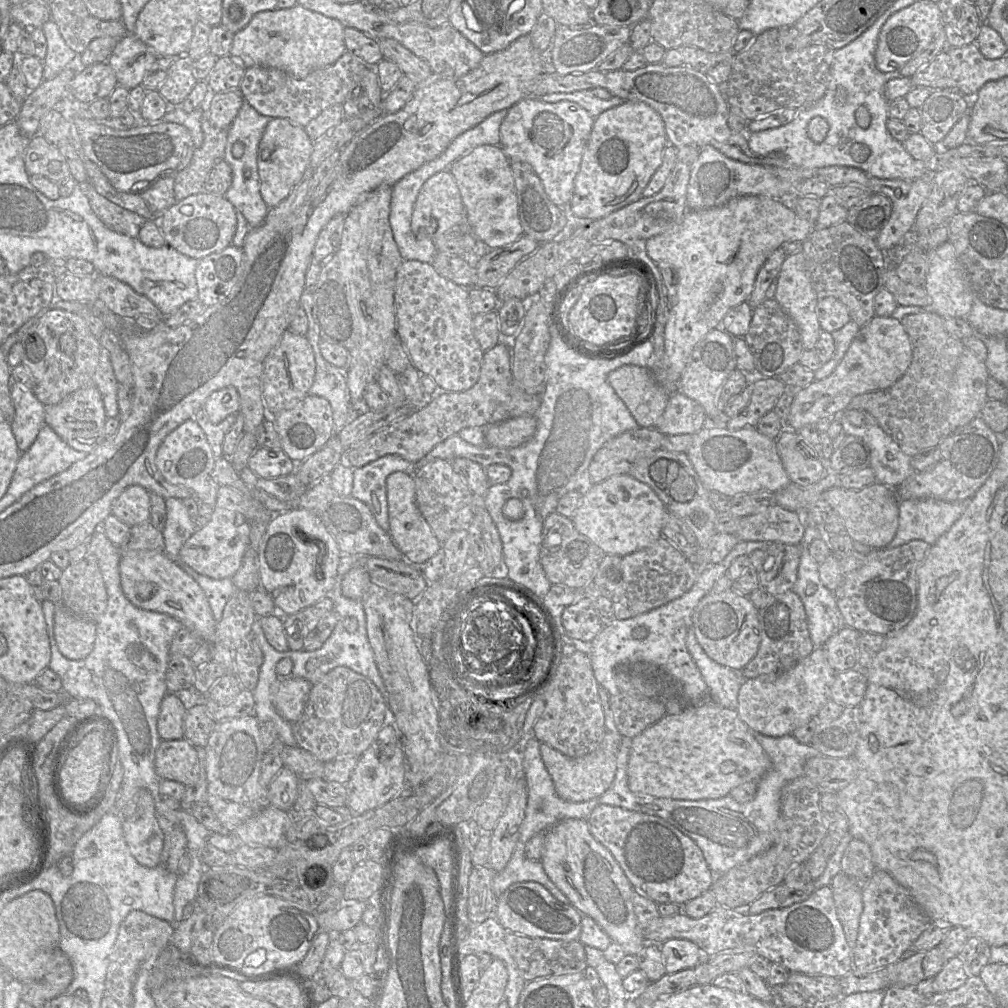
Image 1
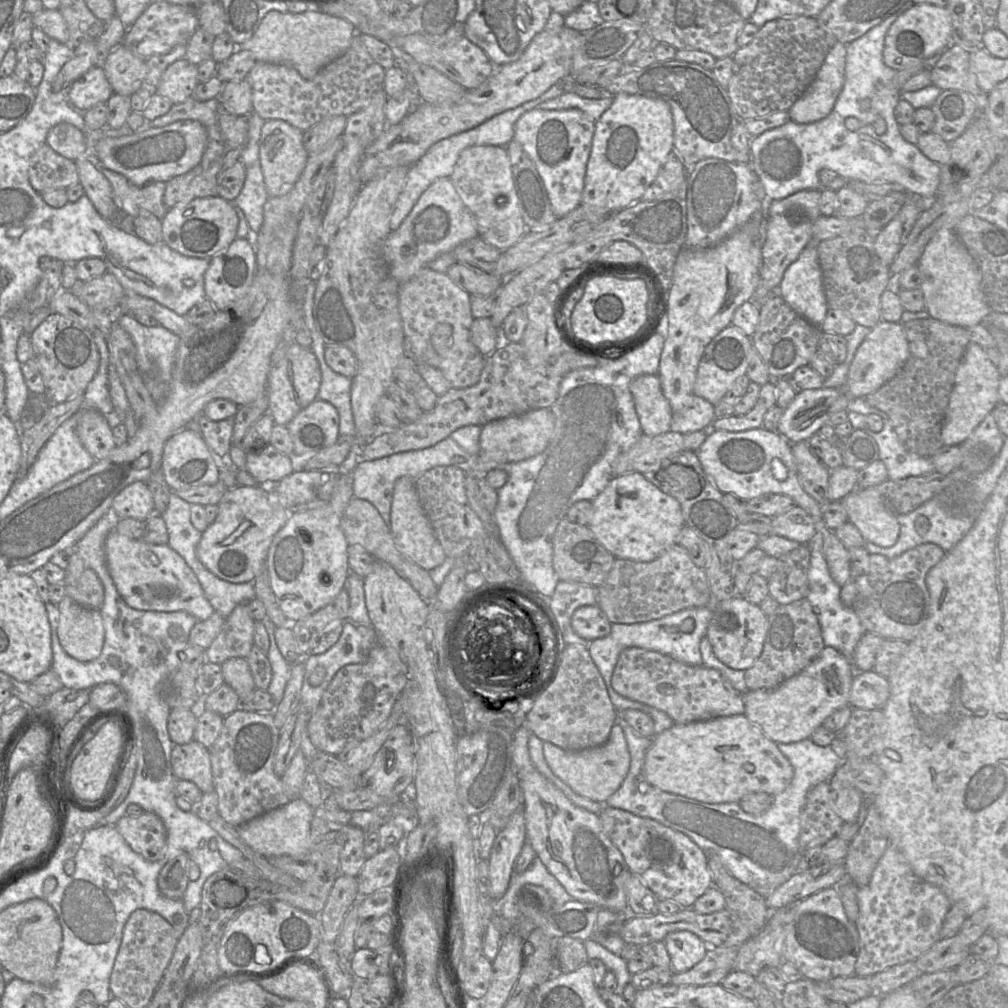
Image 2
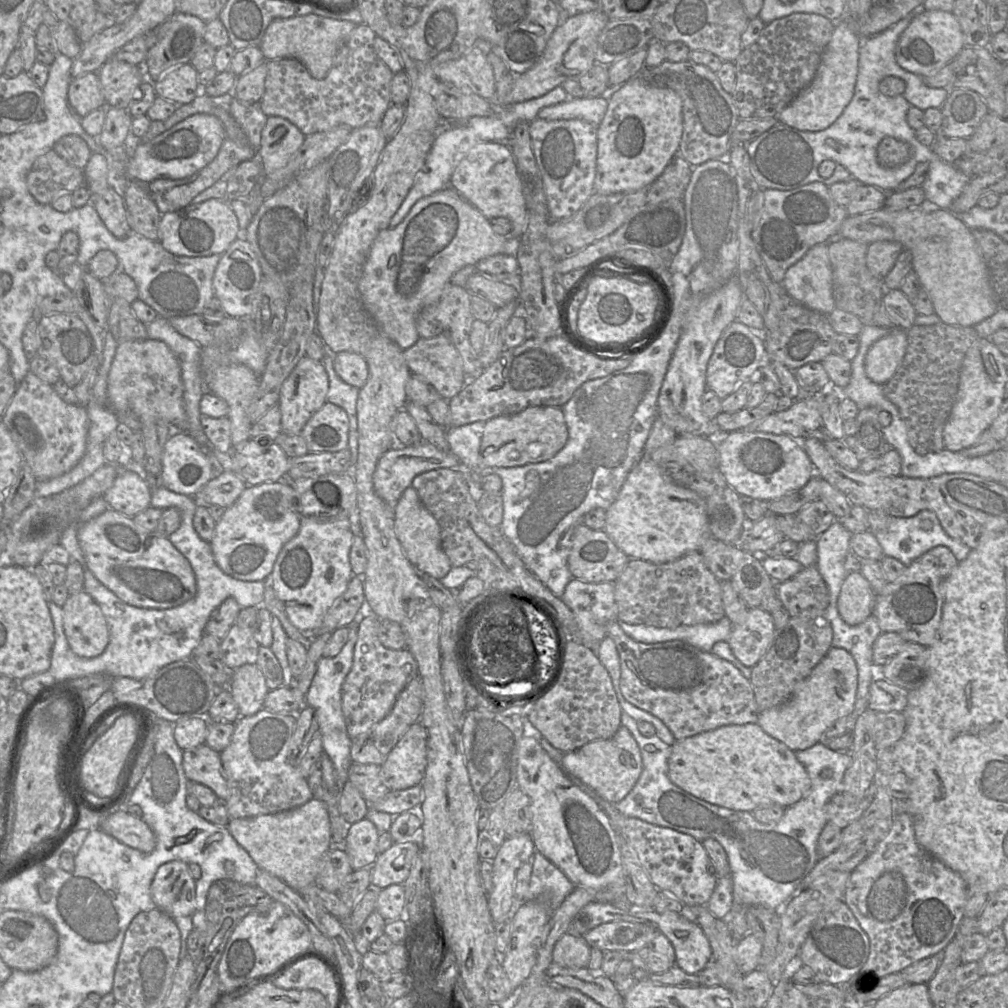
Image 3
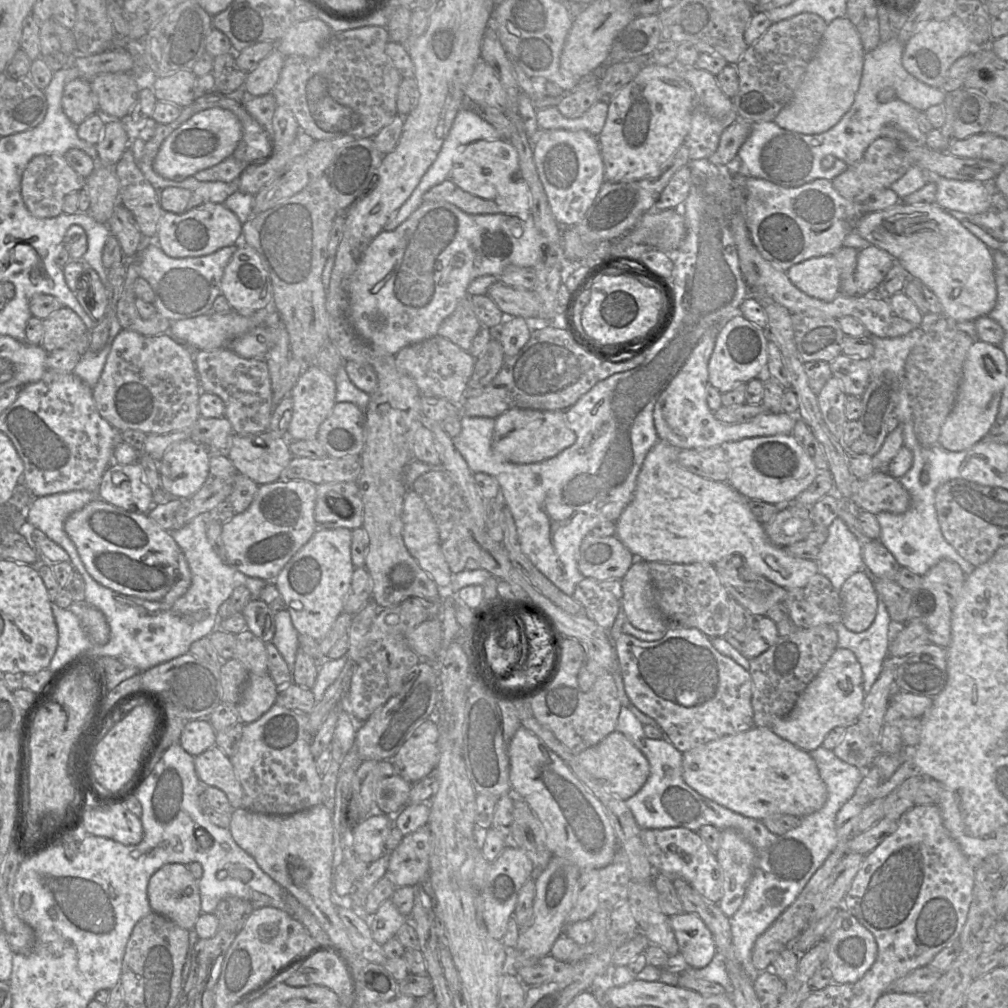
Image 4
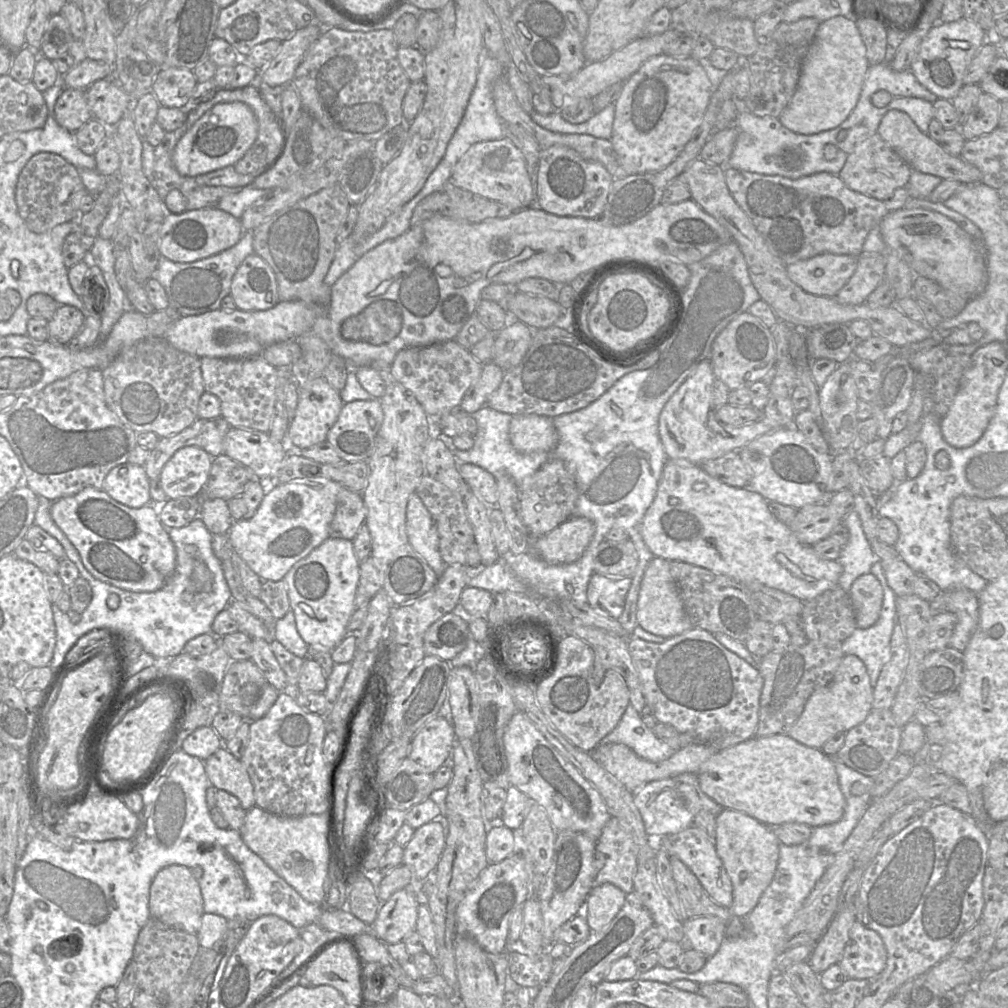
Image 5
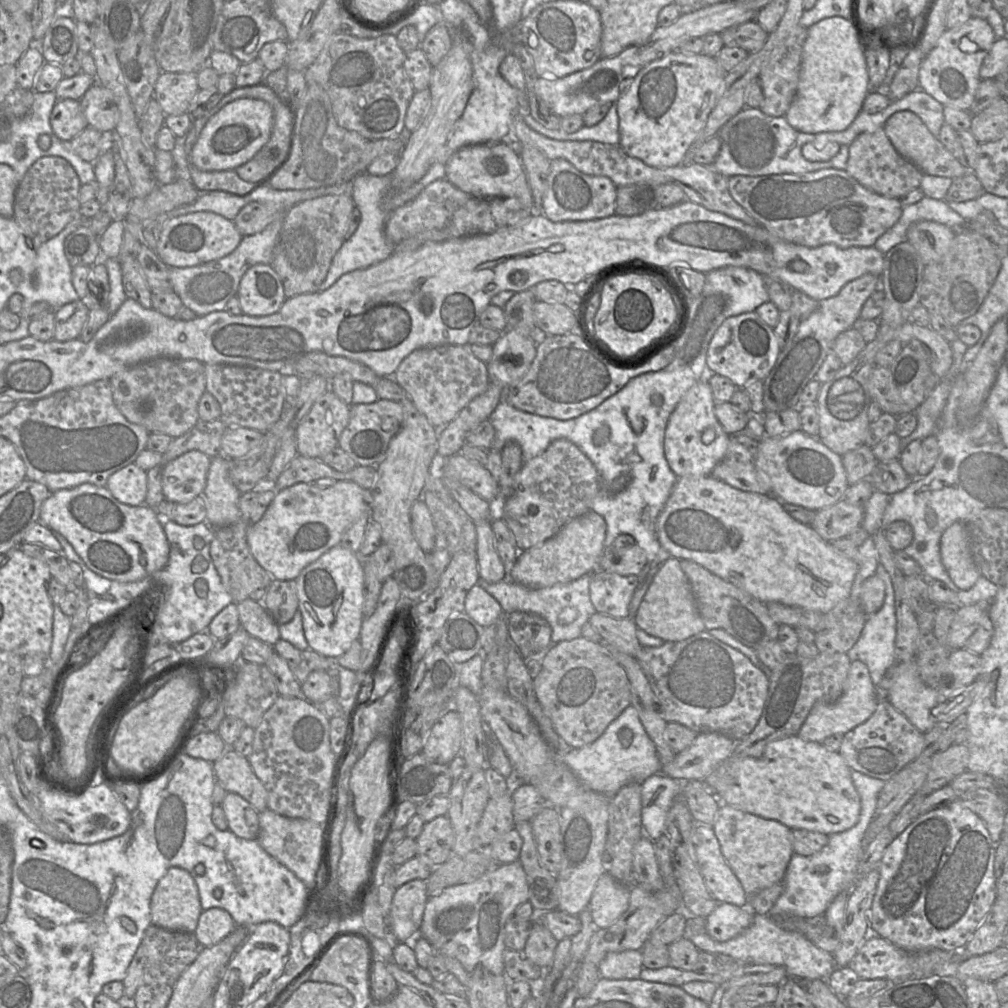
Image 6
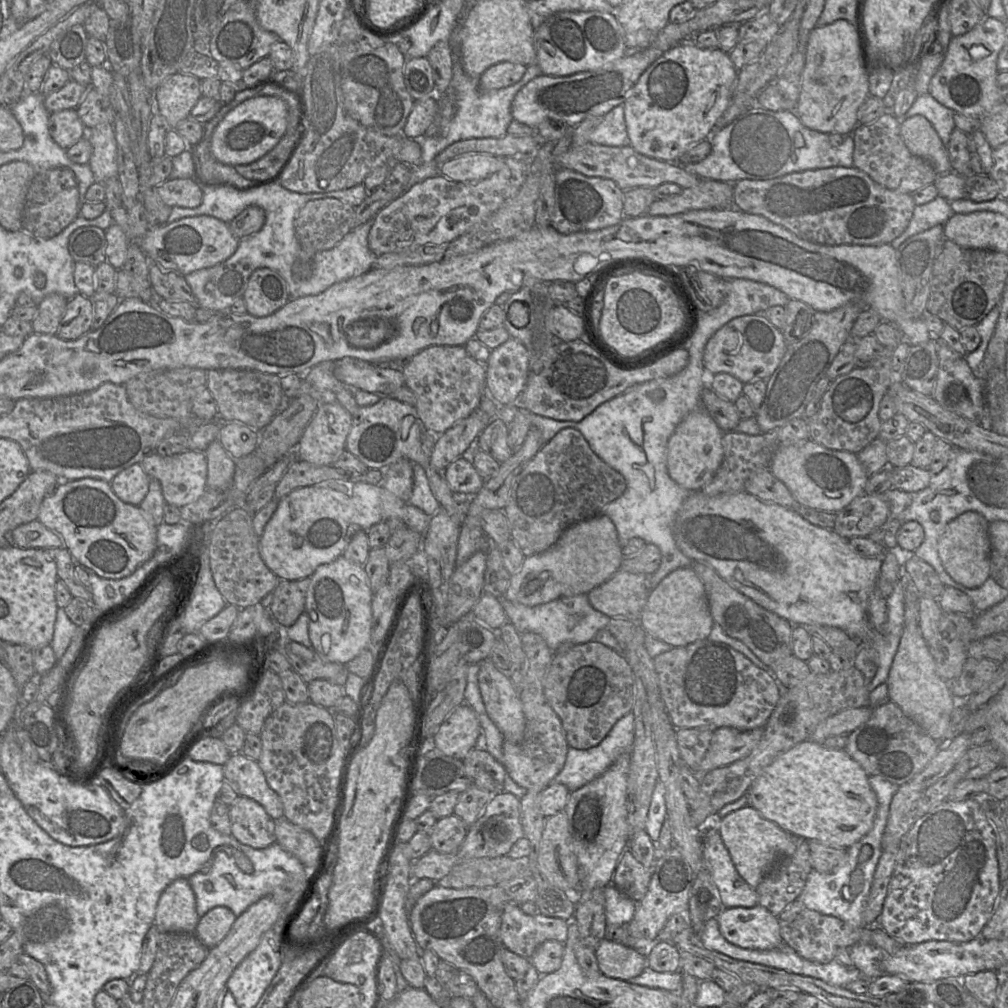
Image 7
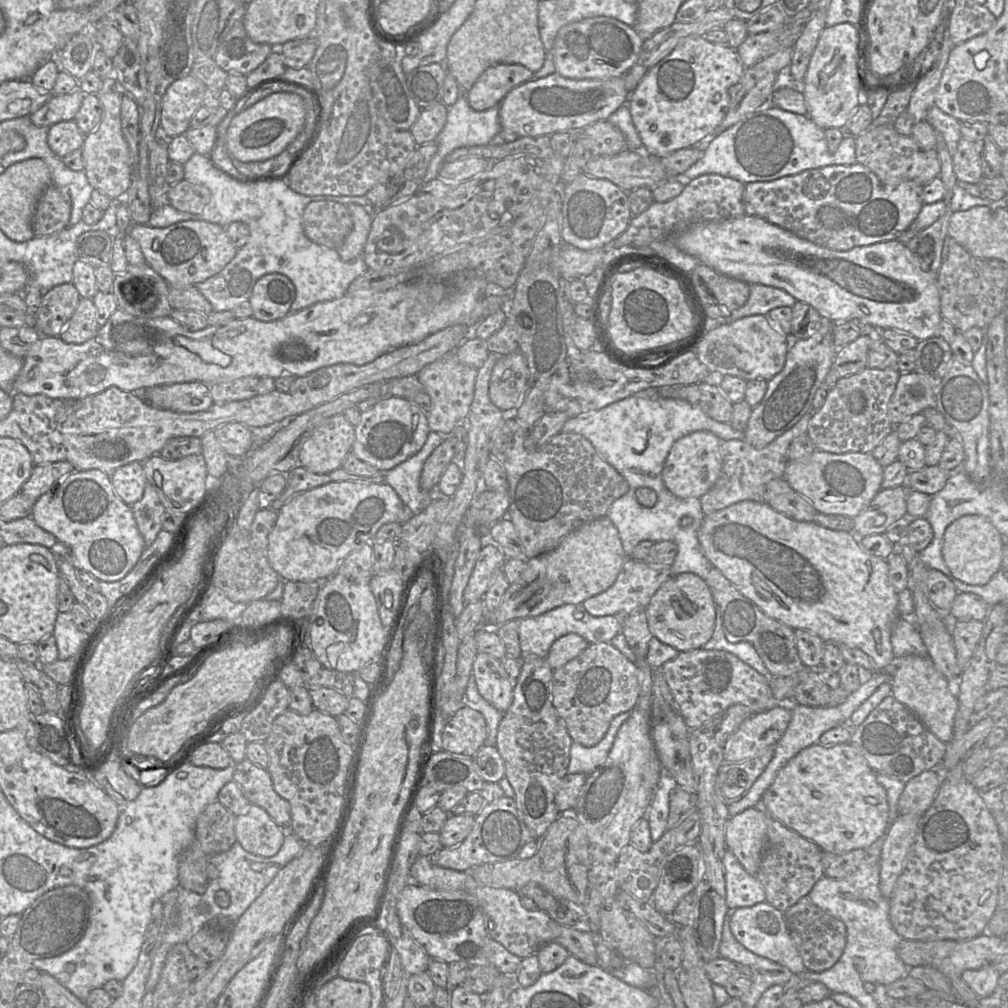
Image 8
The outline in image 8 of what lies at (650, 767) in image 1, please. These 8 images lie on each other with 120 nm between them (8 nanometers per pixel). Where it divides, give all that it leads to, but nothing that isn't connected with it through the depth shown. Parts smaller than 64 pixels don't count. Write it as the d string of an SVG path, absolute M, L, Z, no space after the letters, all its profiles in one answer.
M815 743L801 750L778 772L770 787L763 793L767 811L786 827L814 842L824 852L845 854L865 849L887 833L889 828L886 790L876 780L866 758L851 743L822 745Z

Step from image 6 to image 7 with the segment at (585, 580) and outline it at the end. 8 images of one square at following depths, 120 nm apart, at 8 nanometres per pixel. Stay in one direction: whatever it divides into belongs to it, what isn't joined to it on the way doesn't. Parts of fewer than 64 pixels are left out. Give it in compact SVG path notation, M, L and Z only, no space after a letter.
M587 594L560 597L536 606L512 602L505 597L498 599L505 610L508 621L515 626L520 634L534 632L541 635L552 651L556 651L564 642L583 644L593 640L596 633L606 628L611 619L592 607Z

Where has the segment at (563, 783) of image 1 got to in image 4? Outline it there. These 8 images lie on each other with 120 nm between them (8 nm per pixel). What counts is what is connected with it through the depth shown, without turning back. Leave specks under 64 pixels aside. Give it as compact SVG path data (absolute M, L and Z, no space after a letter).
M614 731L597 745L576 754L580 765L613 795L626 801L639 792L650 774L646 756L623 733Z

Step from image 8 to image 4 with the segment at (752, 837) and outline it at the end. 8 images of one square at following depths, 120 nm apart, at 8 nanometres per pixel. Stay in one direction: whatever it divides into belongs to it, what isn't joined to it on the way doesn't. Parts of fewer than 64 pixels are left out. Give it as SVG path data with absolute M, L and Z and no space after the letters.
M721 830L716 857L723 876L723 895L718 902L722 912L733 916L741 906L751 880L755 848L737 830Z

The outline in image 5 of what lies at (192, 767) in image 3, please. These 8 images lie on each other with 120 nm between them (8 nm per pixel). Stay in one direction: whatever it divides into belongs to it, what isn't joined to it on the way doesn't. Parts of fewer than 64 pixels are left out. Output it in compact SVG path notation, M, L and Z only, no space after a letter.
M224 746L204 761L205 772L211 786L237 797L244 810L253 808L254 788L247 770Z

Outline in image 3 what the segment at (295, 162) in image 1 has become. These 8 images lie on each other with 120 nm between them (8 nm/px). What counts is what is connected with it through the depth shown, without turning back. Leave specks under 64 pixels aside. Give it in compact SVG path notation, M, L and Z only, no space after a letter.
M280 116L268 117L258 149L264 177L286 166L304 139L305 135L289 120Z

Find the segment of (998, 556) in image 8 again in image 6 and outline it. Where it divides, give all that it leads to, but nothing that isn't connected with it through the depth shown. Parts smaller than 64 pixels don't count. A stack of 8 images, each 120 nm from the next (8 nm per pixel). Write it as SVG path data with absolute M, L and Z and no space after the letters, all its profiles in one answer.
M955 522L943 532L940 554L951 580L960 589L969 590L982 575L971 554L969 532L965 522Z

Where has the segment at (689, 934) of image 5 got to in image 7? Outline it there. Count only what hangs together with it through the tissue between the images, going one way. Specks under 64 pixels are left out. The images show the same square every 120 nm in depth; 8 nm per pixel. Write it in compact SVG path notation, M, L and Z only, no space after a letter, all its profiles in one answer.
M760 904L723 908L715 918L722 936L736 946L770 950L783 943L777 916Z

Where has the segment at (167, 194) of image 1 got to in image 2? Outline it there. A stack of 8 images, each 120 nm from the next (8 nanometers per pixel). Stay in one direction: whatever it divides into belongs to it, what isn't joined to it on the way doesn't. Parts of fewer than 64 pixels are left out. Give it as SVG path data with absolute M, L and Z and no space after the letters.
M103 166L99 167L112 187L114 203L123 214L134 218L145 210L159 219L165 216L169 209L163 203L166 182L158 181L146 186L136 186L122 174Z

